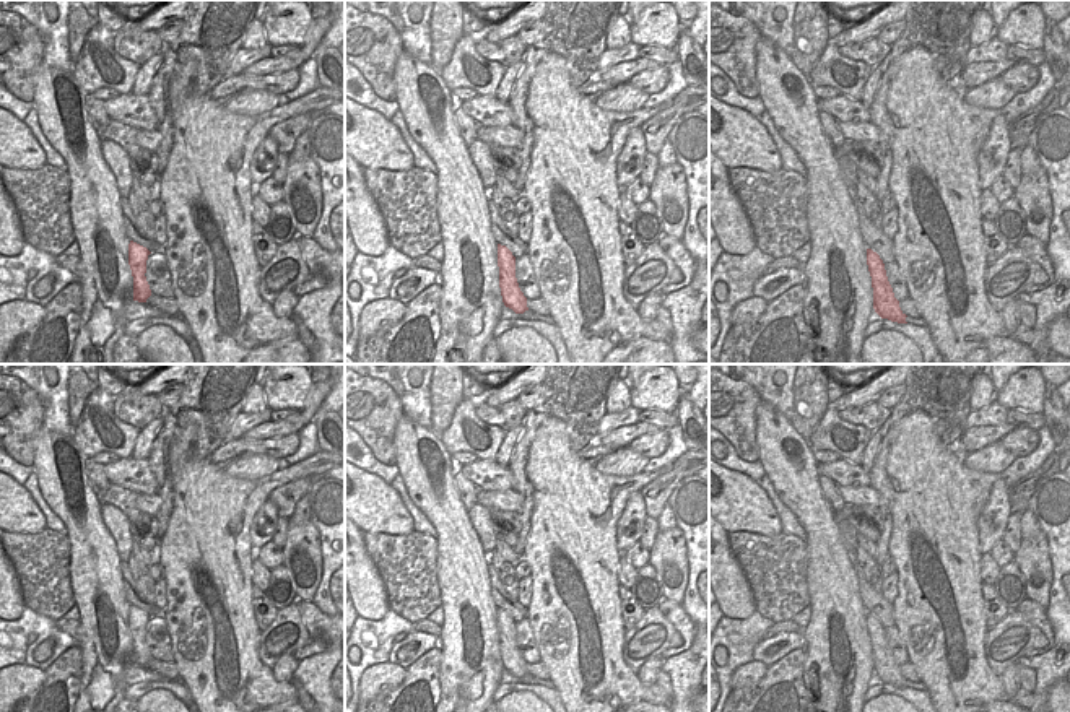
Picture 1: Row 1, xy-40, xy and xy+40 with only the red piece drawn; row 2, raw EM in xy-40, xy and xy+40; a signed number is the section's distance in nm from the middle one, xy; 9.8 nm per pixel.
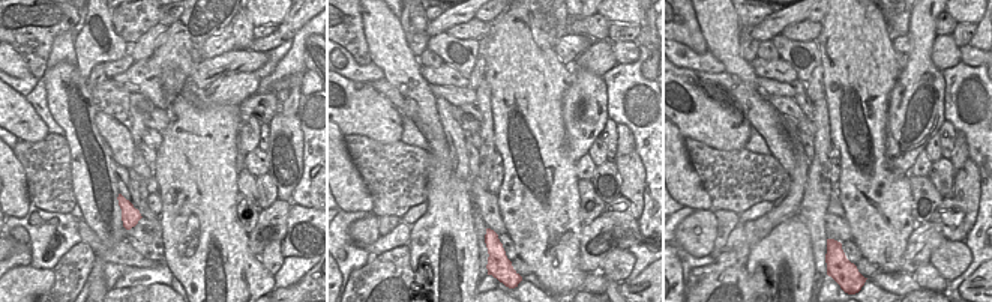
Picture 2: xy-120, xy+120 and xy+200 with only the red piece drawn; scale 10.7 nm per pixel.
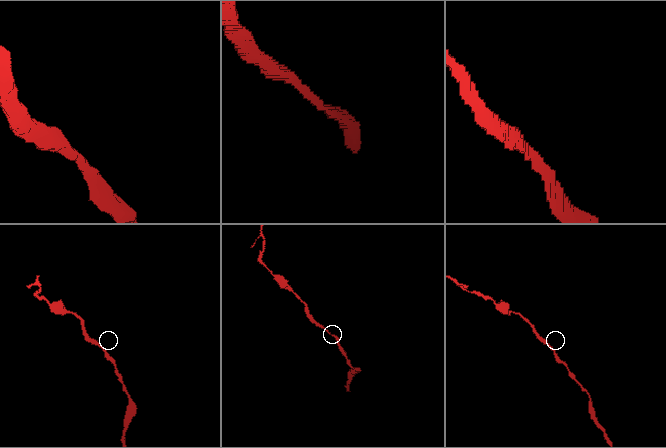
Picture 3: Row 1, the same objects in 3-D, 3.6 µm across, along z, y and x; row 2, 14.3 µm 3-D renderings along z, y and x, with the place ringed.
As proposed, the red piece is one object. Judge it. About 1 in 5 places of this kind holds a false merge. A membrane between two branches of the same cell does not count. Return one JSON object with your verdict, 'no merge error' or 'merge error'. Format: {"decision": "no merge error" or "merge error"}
{"decision": "no merge error"}

